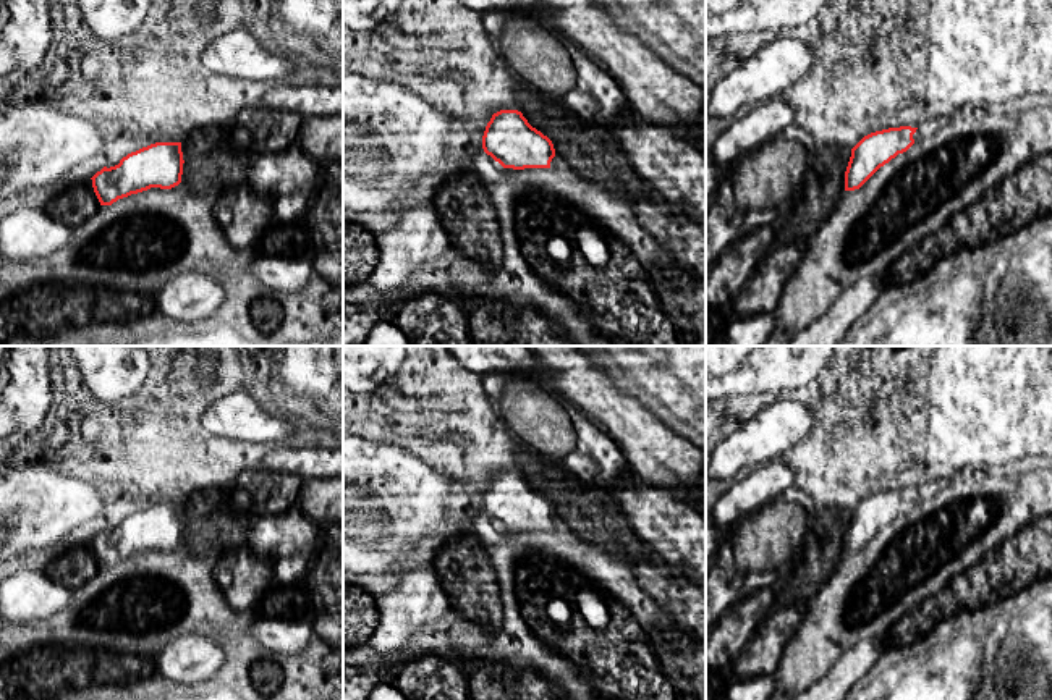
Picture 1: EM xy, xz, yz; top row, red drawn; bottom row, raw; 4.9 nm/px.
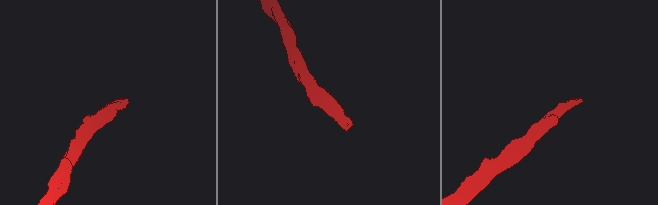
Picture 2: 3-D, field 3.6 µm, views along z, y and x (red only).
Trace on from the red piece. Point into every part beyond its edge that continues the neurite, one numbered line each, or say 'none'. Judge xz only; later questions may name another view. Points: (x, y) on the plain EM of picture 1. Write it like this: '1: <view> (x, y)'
none

